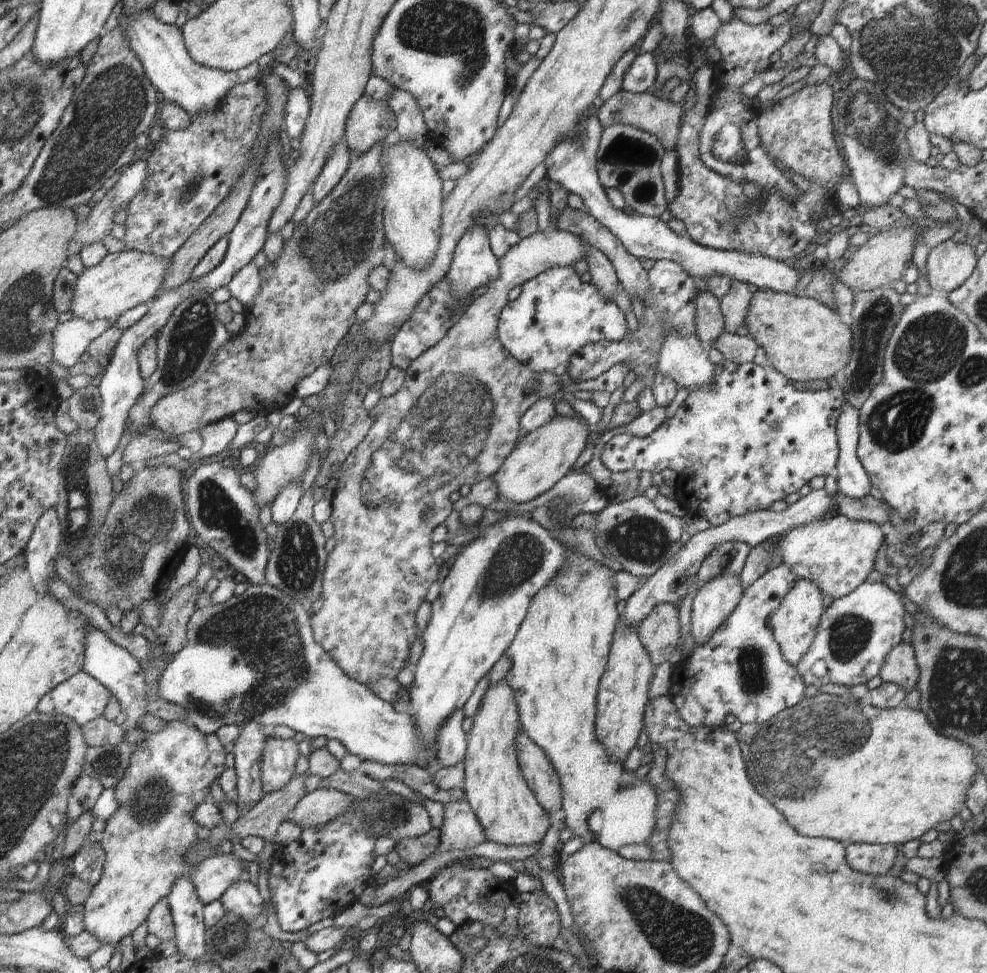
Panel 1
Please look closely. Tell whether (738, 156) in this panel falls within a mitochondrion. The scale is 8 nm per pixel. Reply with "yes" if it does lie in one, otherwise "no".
yes

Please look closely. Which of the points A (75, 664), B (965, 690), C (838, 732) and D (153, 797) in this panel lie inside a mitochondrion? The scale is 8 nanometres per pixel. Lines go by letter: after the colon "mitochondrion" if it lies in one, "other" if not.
A: other
B: mitochondrion
C: mitochondrion
D: mitochondrion

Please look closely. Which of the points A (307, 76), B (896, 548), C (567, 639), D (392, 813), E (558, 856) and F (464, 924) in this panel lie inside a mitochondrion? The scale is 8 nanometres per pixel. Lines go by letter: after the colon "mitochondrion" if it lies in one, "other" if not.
A: other
B: other
C: other
D: mitochondrion
E: other
F: other

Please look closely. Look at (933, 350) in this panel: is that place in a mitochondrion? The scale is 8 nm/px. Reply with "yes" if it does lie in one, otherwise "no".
yes

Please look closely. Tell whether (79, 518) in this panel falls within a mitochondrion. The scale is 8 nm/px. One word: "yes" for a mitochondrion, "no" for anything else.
yes

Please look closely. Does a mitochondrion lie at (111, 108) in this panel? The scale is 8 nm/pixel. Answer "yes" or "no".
yes

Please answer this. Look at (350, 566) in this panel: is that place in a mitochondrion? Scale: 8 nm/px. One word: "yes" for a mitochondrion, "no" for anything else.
no

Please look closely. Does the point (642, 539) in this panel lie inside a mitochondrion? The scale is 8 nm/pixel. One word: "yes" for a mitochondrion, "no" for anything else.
yes

